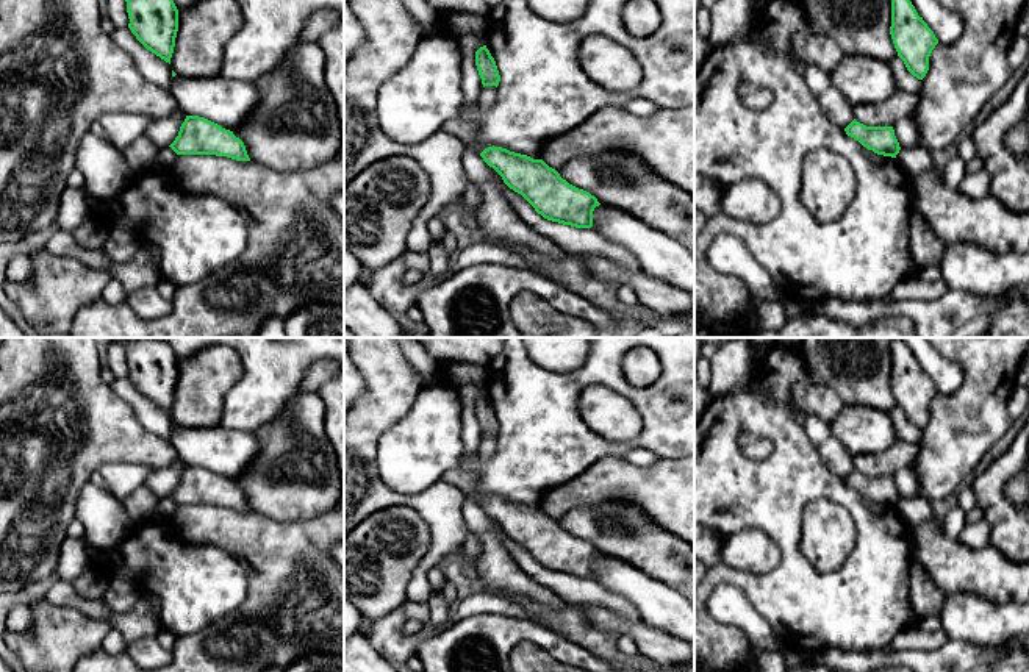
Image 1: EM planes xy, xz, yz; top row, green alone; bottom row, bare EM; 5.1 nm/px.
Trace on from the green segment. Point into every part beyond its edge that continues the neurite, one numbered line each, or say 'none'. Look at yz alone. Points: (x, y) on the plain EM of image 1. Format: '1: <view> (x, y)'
none

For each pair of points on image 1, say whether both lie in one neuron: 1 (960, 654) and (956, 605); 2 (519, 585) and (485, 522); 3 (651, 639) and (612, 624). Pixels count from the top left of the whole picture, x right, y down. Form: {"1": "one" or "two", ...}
{"1": "two", "2": "one", "3": "one"}

